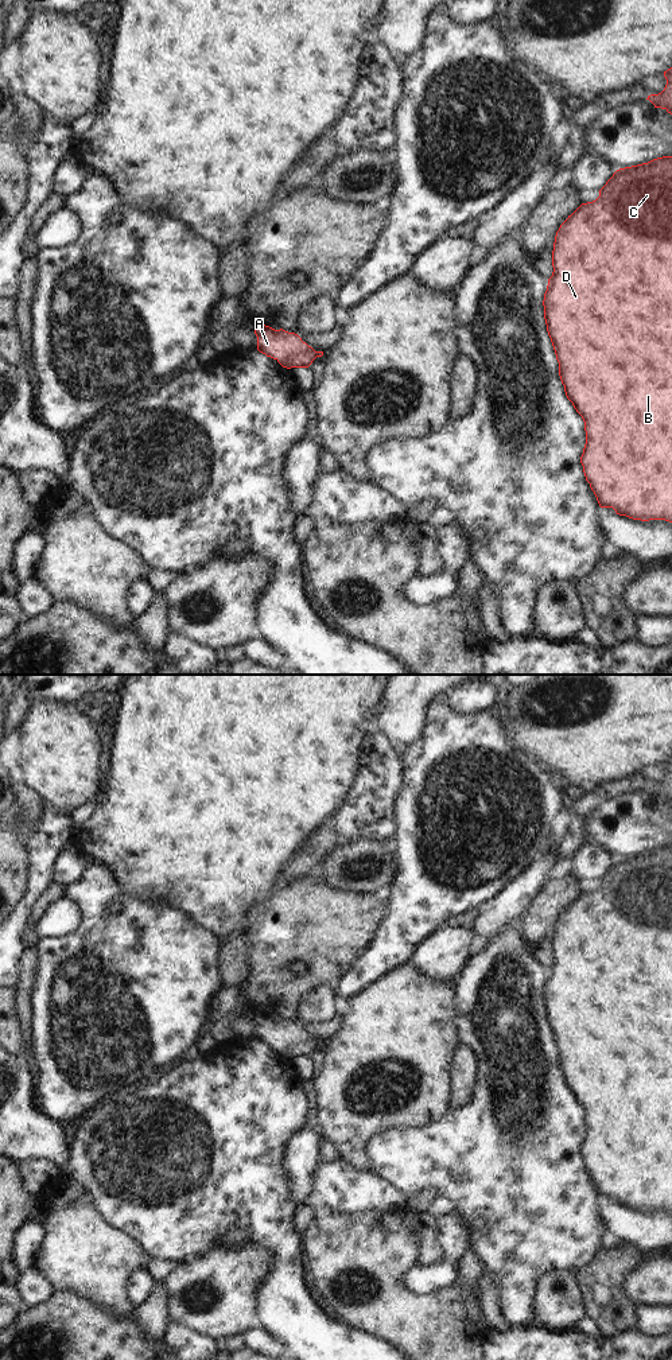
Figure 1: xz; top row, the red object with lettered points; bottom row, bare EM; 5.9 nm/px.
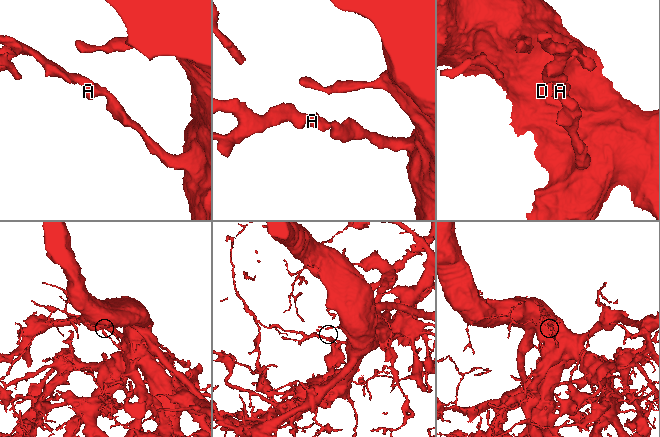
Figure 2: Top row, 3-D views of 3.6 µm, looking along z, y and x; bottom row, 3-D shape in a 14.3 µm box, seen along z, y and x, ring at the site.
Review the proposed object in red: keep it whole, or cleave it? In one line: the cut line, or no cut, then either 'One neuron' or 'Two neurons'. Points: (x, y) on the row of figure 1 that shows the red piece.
No split. One neuron.

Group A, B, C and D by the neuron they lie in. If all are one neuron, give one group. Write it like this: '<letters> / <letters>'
A B C D

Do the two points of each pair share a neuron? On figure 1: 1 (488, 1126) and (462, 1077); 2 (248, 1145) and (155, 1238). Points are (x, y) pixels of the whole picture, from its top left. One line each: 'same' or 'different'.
1: different
2: same

